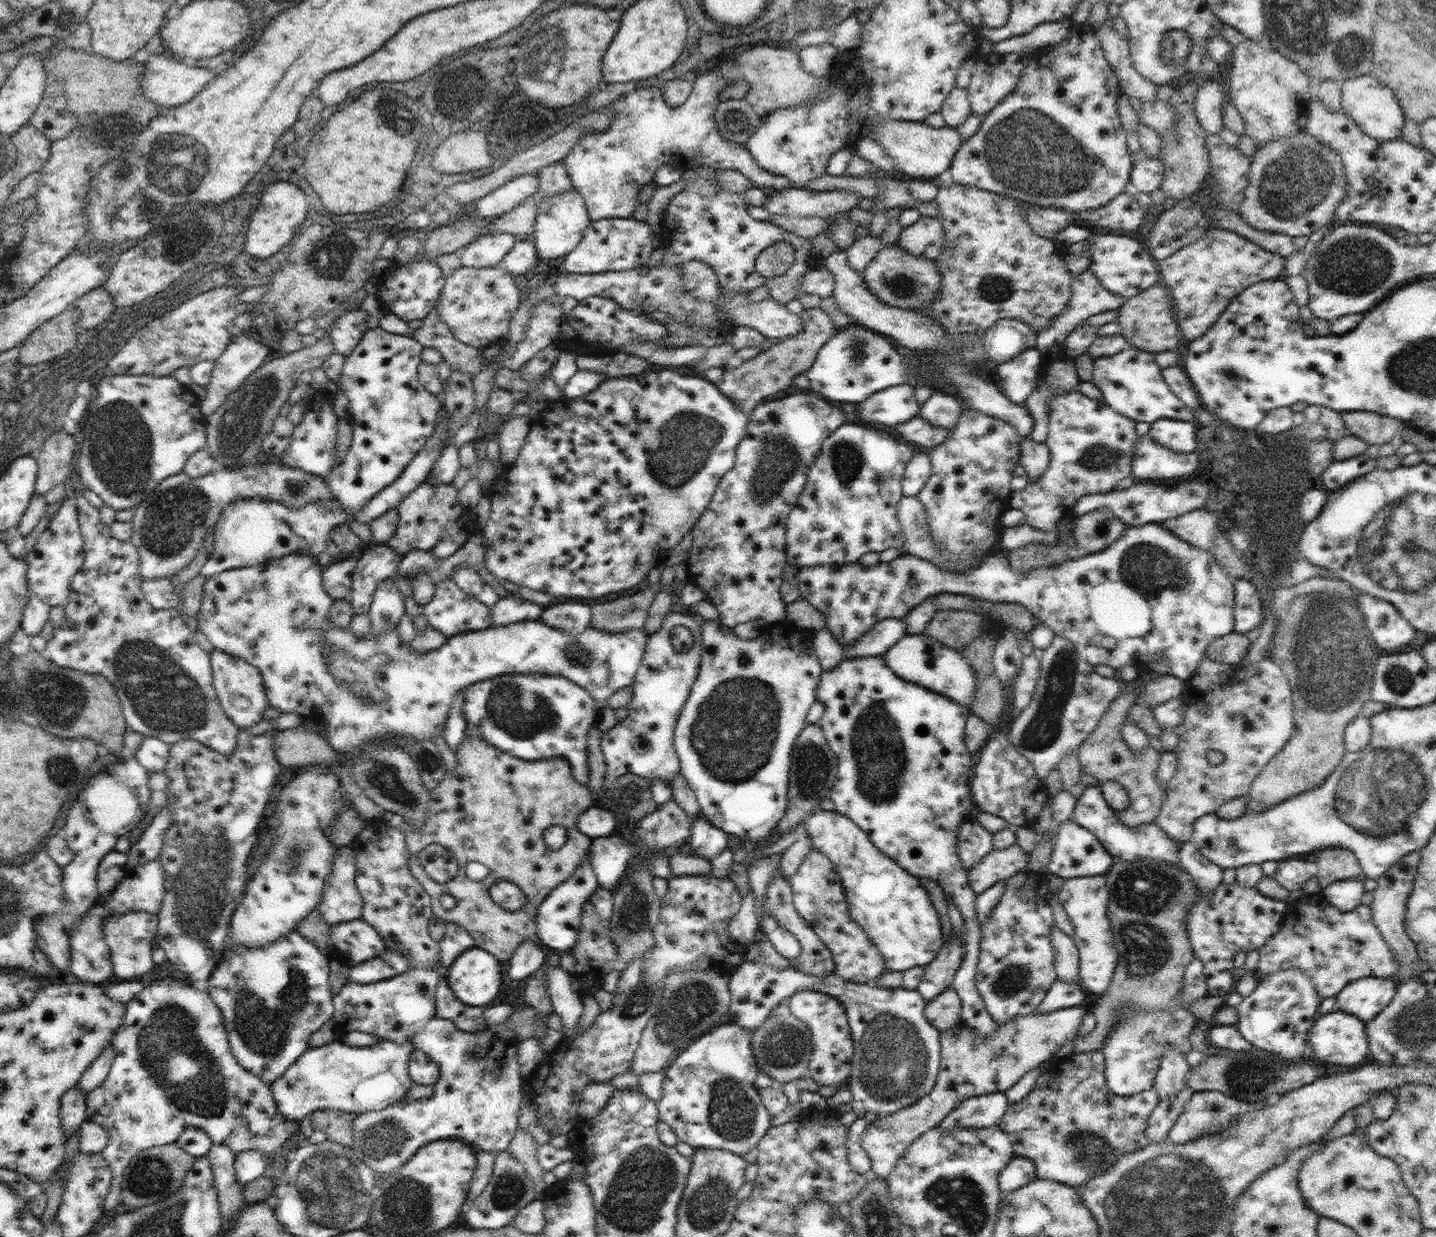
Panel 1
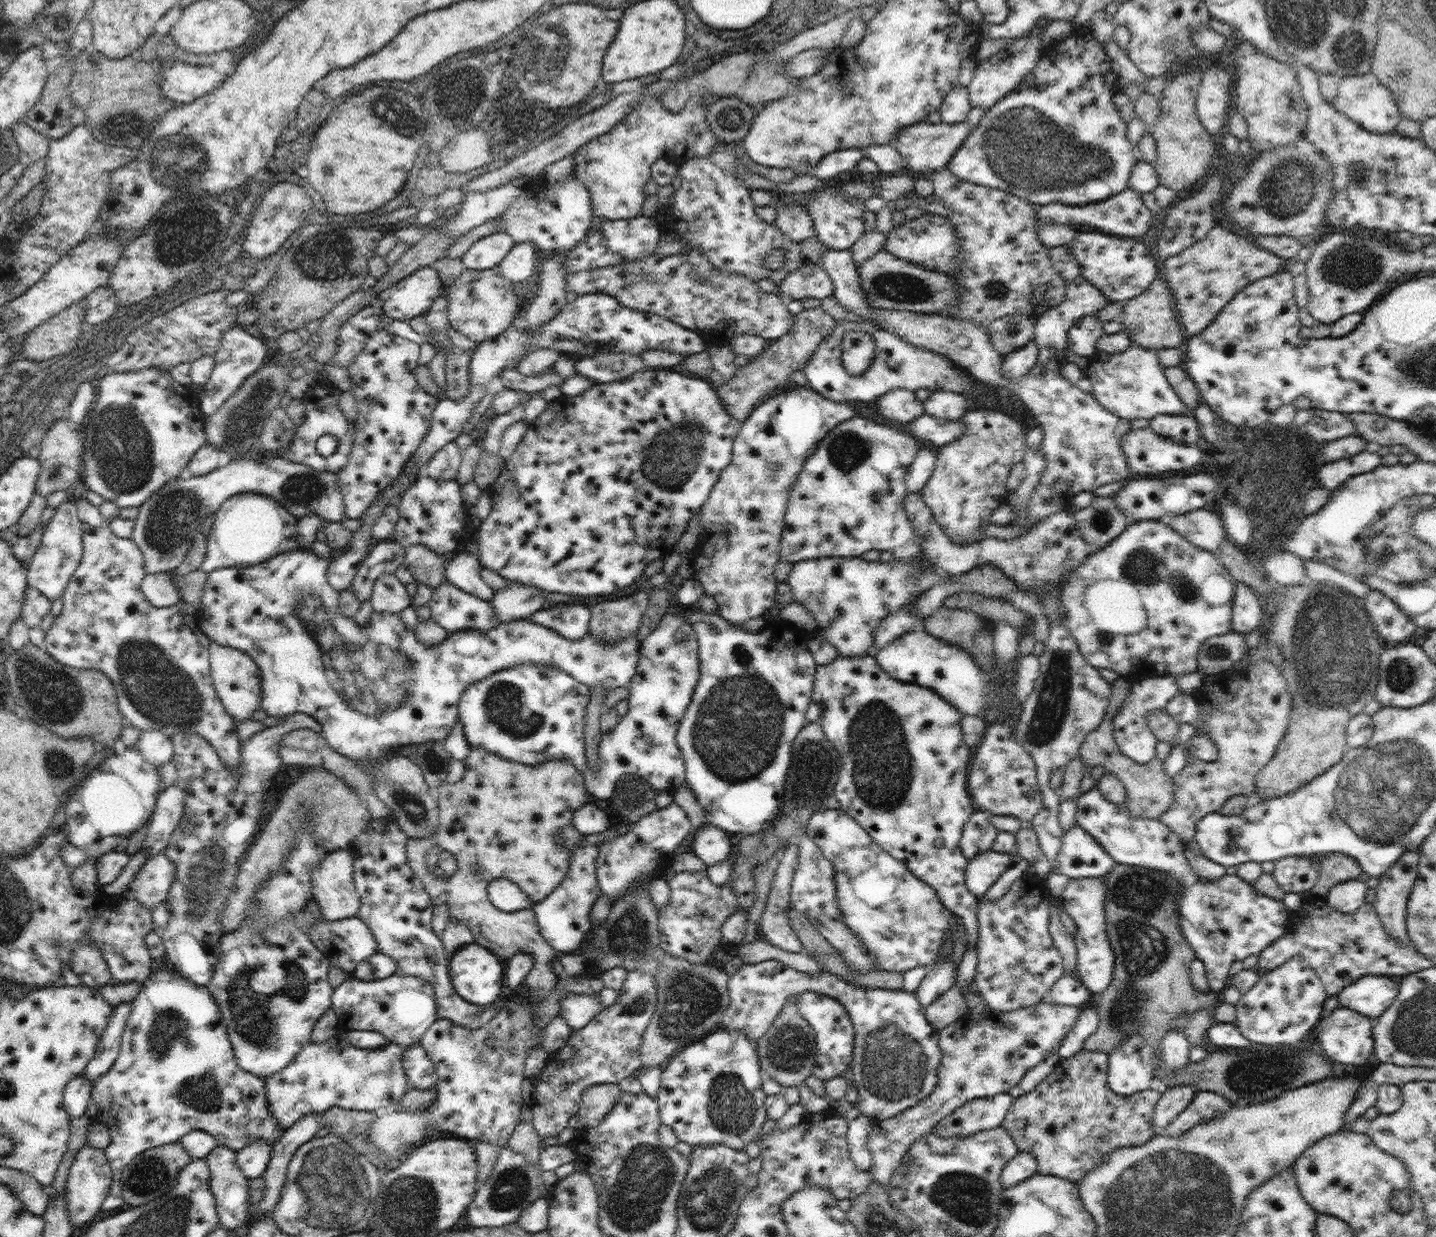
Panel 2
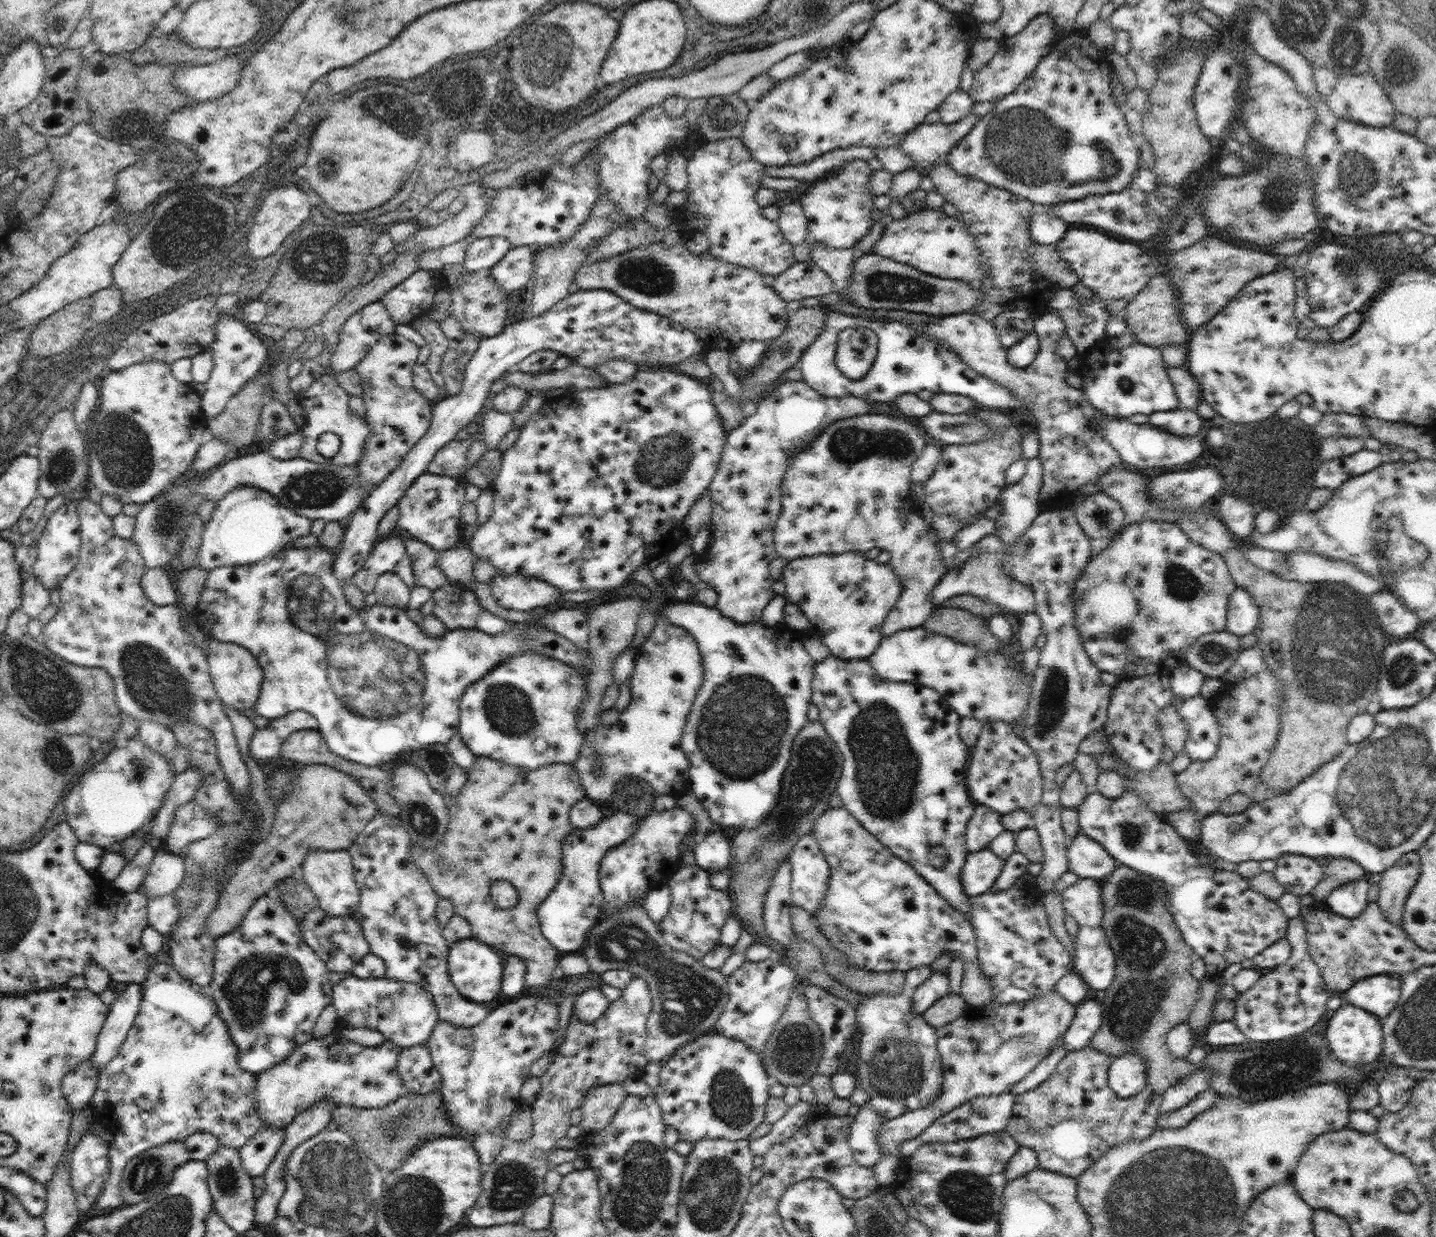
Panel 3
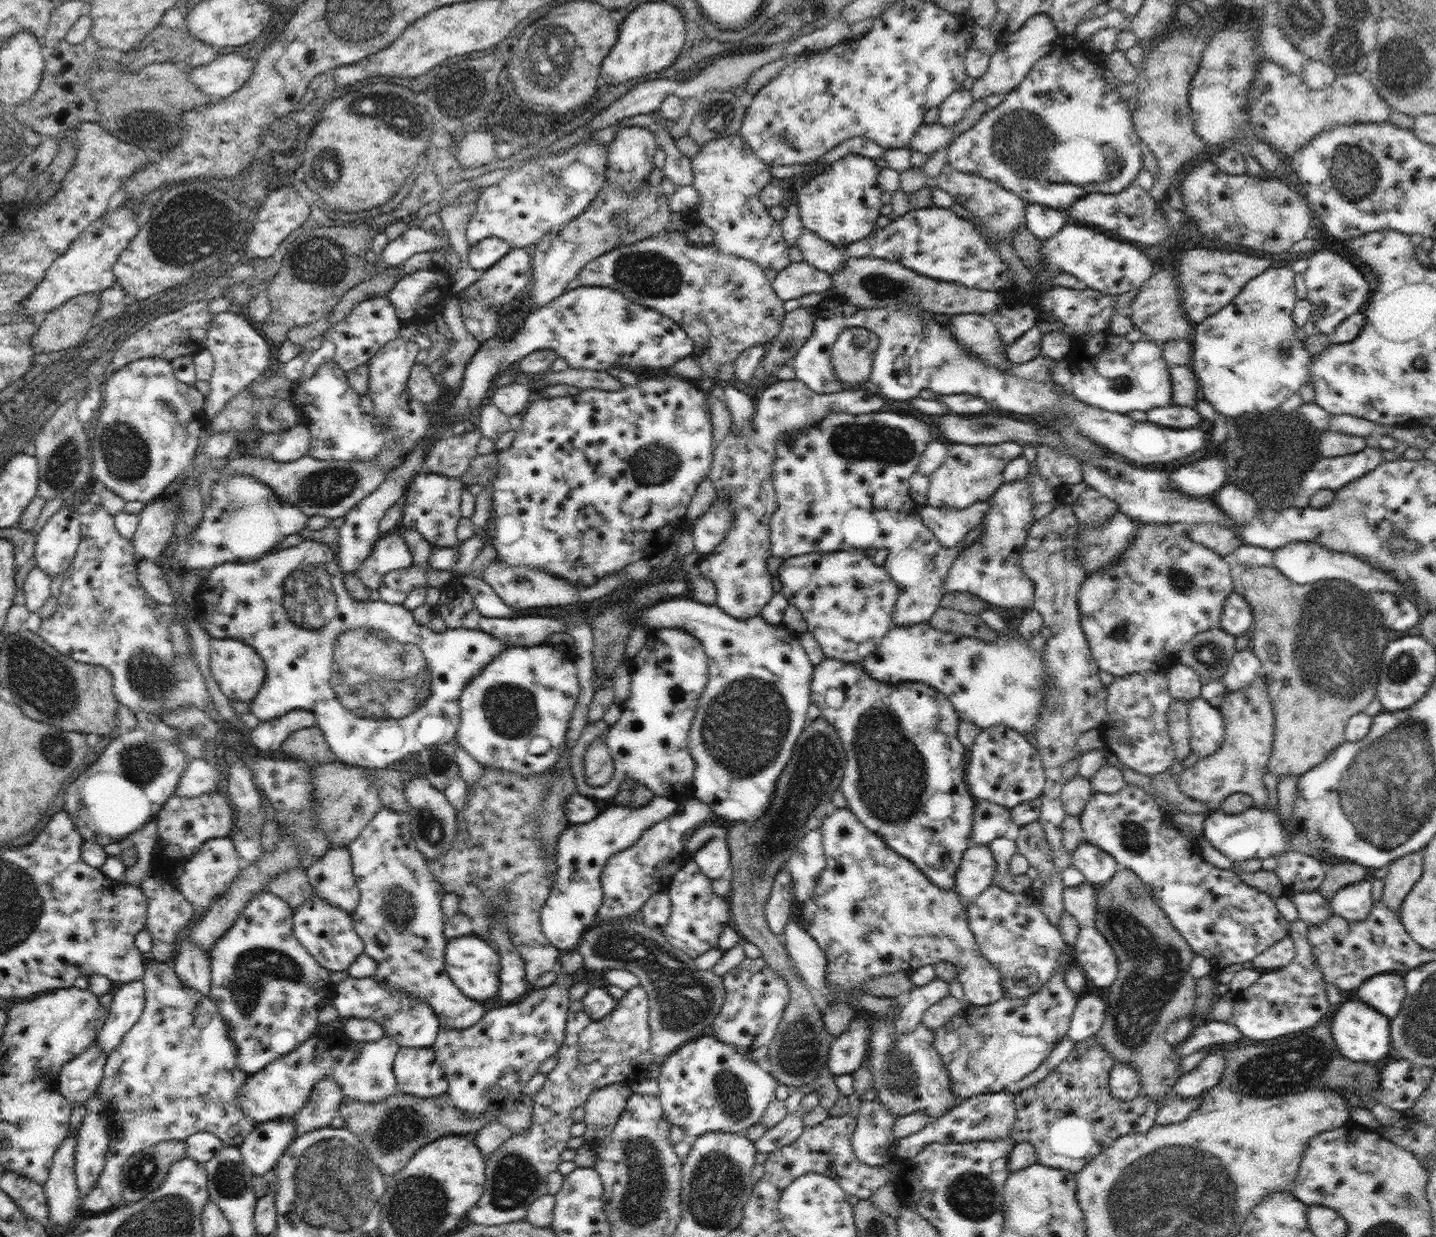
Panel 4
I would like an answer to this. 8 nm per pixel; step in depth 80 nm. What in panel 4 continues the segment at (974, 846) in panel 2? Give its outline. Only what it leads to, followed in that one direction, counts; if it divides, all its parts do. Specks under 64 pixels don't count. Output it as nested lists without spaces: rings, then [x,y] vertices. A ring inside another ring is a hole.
[[[986,800],[976,803],[972,823],[972,844],[988,845],[1006,834],[1011,823],[1011,809]]]

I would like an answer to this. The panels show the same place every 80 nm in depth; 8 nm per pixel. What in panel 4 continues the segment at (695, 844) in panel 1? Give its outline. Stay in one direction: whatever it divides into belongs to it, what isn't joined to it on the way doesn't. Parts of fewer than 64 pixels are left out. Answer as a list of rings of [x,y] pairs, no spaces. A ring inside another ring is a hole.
[[[720,833],[710,838],[693,856],[694,862],[700,870],[711,880],[723,875],[731,866],[731,853],[727,844],[727,837]]]

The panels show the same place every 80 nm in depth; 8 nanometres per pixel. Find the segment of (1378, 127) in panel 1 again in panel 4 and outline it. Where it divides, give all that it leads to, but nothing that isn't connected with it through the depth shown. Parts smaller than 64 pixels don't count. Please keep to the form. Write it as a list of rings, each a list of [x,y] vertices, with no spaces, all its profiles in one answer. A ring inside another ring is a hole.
[[[1261,60],[1257,77],[1252,81],[1248,107],[1252,108],[1252,129],[1277,151],[1290,158],[1322,130],[1340,124],[1385,122],[1390,106],[1380,98],[1365,73],[1336,75],[1335,81],[1324,90],[1311,90],[1302,78],[1273,60]]]

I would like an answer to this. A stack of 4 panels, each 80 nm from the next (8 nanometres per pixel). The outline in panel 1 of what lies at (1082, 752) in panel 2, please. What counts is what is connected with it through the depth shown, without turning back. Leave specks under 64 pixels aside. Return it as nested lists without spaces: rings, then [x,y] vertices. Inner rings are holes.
[[[1127,683],[1127,688],[1121,690],[1116,700],[1112,700],[1112,705],[1108,707],[1108,711],[1102,716],[1095,729],[1076,748],[1083,772],[1094,776],[1099,784],[1107,780],[1115,780],[1127,790],[1131,802],[1128,808],[1118,812],[1118,819],[1128,828],[1154,821],[1163,806],[1165,795],[1165,786],[1161,785],[1156,776],[1156,769],[1164,754],[1162,748],[1156,750],[1148,745],[1141,753],[1137,753],[1129,748],[1121,733],[1128,710],[1136,703],[1135,698],[1133,688],[1129,688],[1129,683]]]

